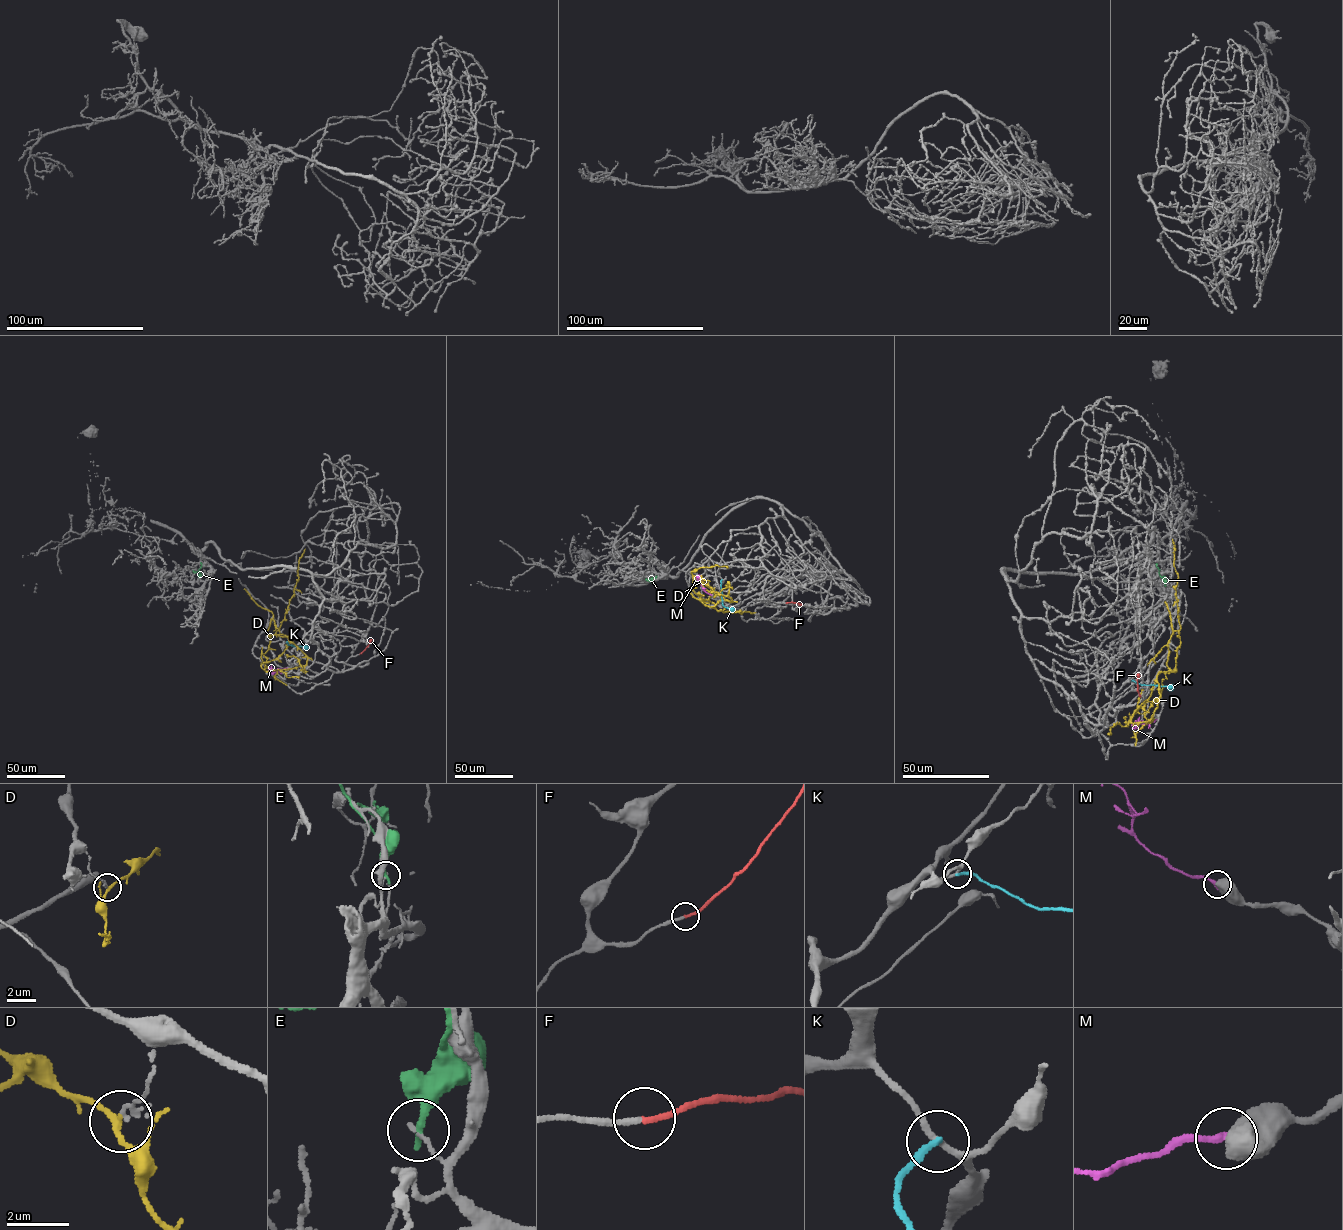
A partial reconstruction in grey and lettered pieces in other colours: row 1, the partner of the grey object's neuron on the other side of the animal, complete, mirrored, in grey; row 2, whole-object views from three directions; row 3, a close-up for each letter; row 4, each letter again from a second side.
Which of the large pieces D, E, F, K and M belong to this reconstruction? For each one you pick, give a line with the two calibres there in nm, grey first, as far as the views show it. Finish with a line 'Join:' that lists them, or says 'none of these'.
F: calibres 200 and 190 nm
Join: F

